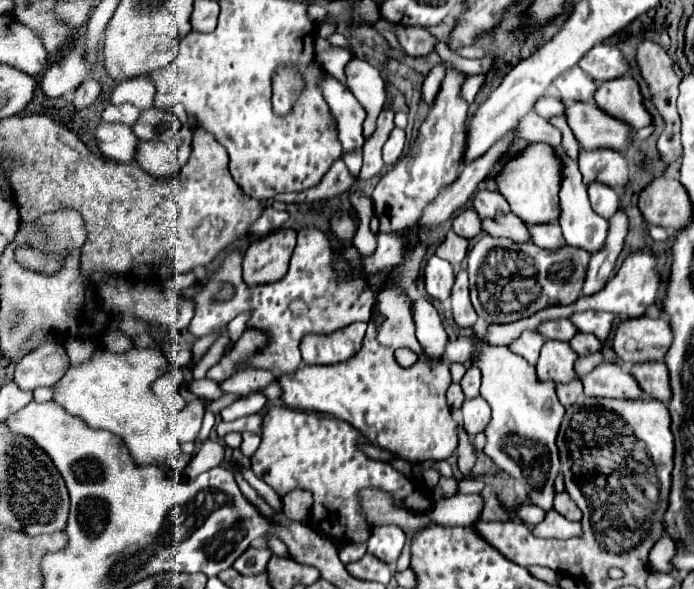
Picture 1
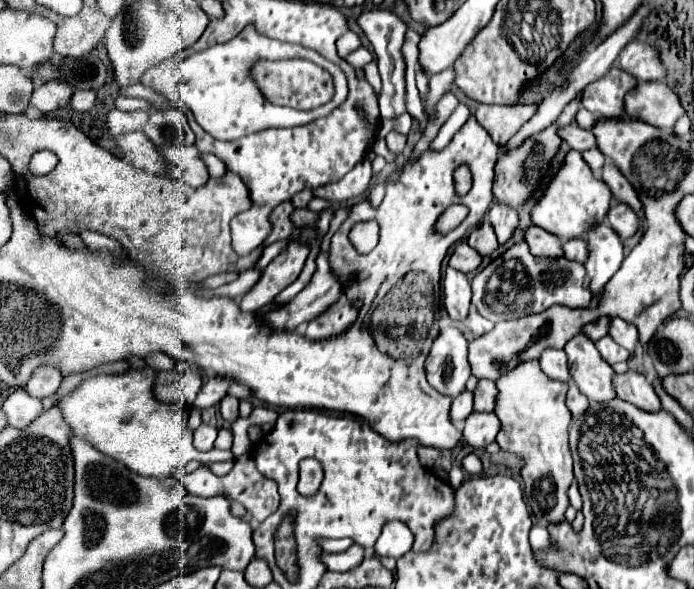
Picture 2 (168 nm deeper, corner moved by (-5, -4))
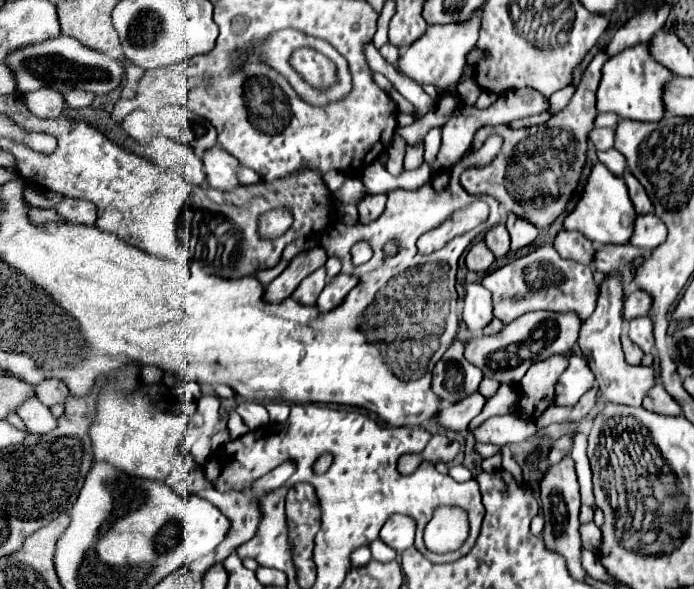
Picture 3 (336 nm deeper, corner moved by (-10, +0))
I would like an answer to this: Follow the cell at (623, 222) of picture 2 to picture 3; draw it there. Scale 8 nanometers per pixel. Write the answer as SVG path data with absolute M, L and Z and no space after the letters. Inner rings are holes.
M654 213L638 215L634 219L634 233L630 237L630 245L652 251L656 245L666 241L666 235L668 235L666 225Z

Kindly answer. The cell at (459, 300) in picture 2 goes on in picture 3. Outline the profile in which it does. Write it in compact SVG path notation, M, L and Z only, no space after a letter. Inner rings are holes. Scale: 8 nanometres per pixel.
M466 283L464 285L464 323L470 331L480 331L488 321L492 321L492 299L488 289L480 283Z

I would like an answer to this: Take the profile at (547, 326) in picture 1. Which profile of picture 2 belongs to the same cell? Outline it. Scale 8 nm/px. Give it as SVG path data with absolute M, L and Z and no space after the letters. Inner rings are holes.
M601 317L601 319L585 325L585 327L583 327L583 333L589 335L593 341L597 341L599 337L605 337L605 335L607 335L609 325L611 325L611 317Z

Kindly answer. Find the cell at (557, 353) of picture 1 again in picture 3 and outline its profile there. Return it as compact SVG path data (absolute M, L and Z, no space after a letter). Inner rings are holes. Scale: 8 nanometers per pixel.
M608 273L606 279L598 285L598 299L596 299L596 311L582 323L578 345L580 349L588 351L590 369L596 377L596 383L600 387L600 393L610 403L624 403L638 407L642 403L644 393L654 385L654 369L652 367L634 367L624 361L622 349L620 349L620 331L622 331L622 303L624 303L624 289L622 289L622 277L618 273Z

